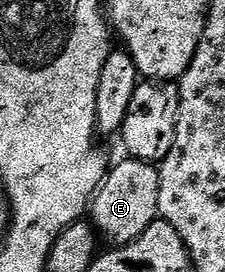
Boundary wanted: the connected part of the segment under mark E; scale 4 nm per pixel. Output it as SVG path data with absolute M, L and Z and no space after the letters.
M124 157L120 164L113 166L104 177L104 182L100 184L95 195L92 196L90 204L90 219L97 232L109 239L109 244L123 245L132 243L150 224L157 222L160 210L158 209L158 189L160 188L160 169L155 163L148 163L145 159L134 159Z

